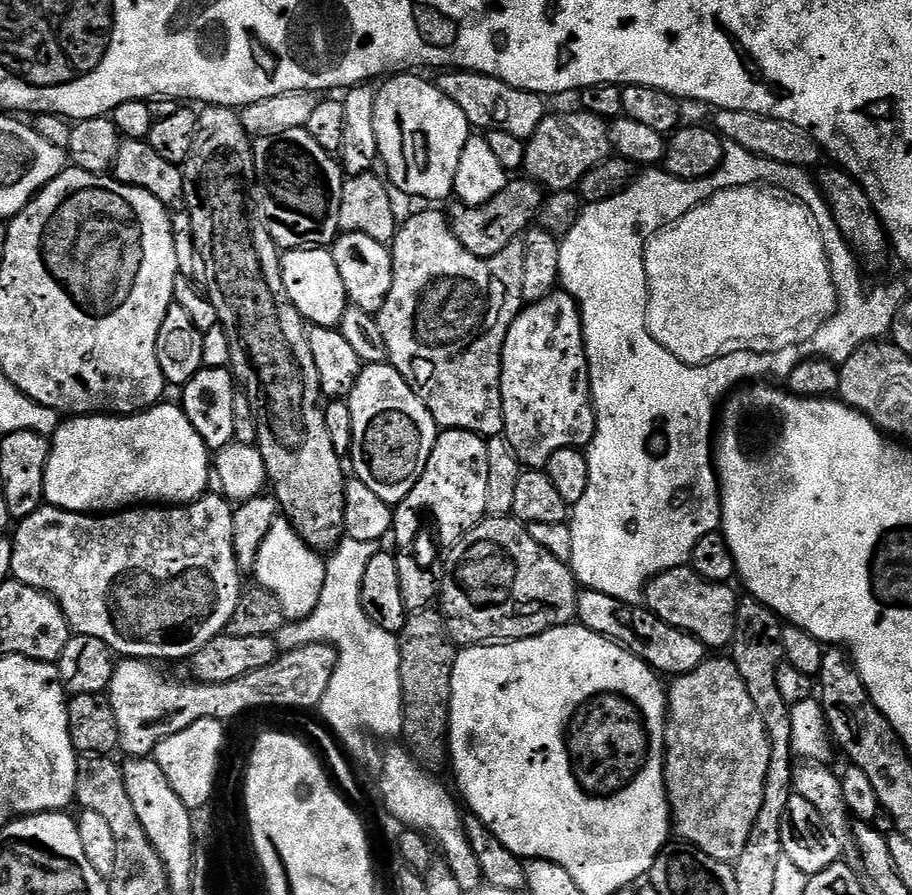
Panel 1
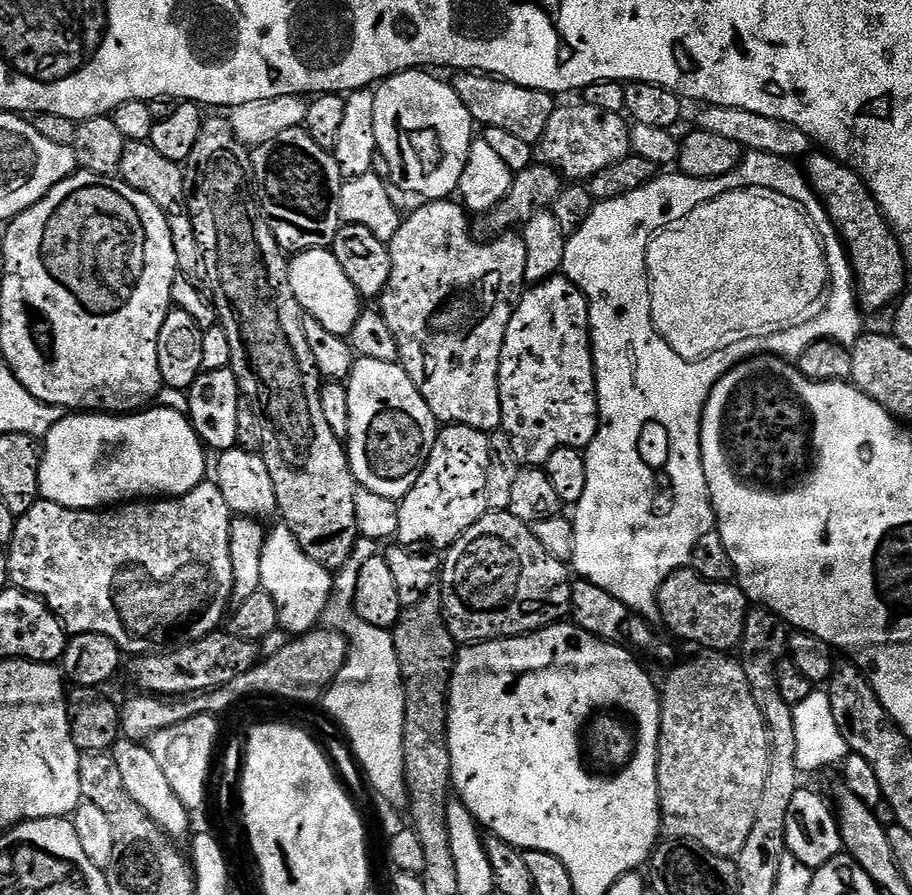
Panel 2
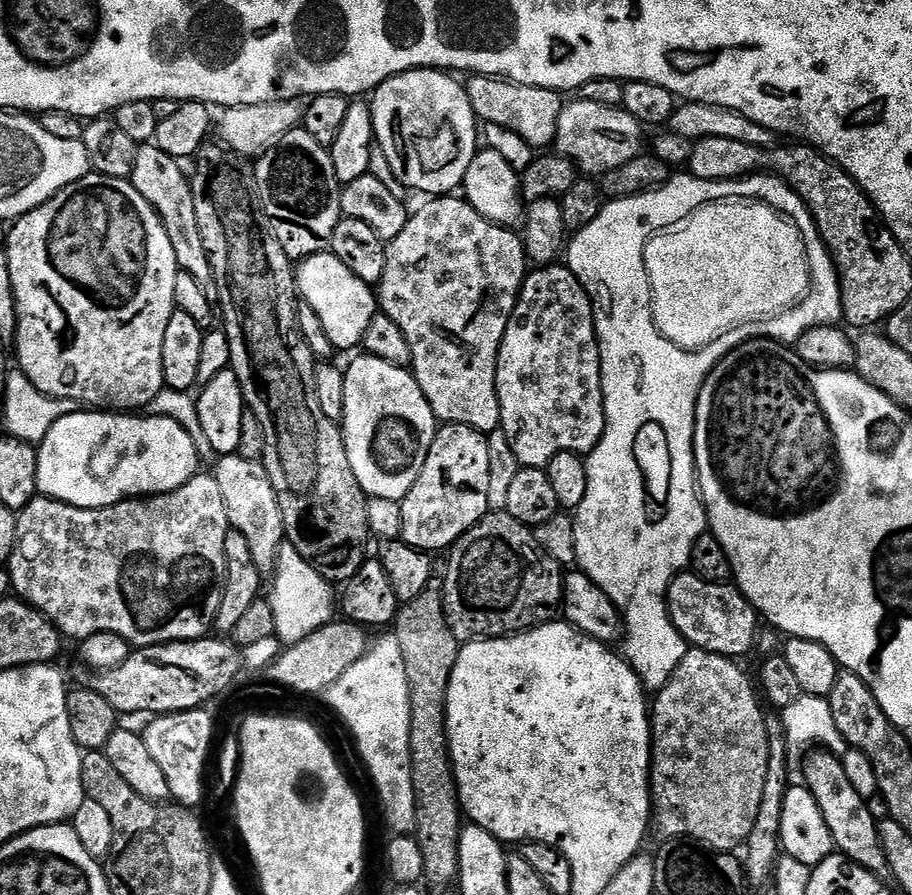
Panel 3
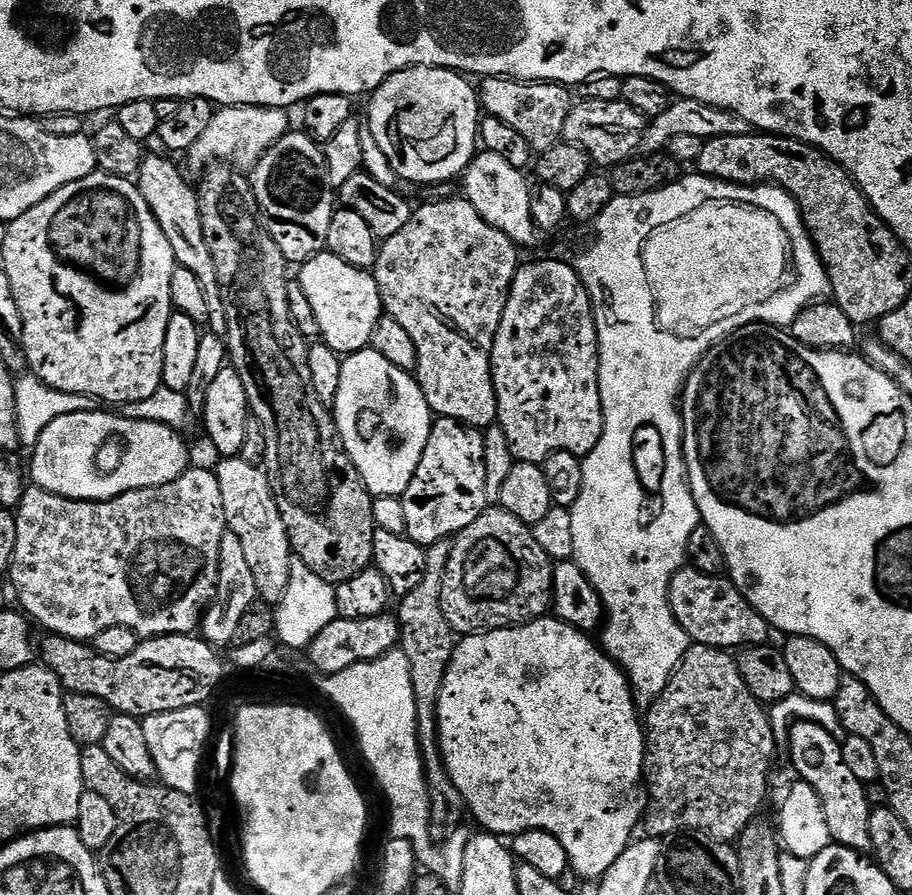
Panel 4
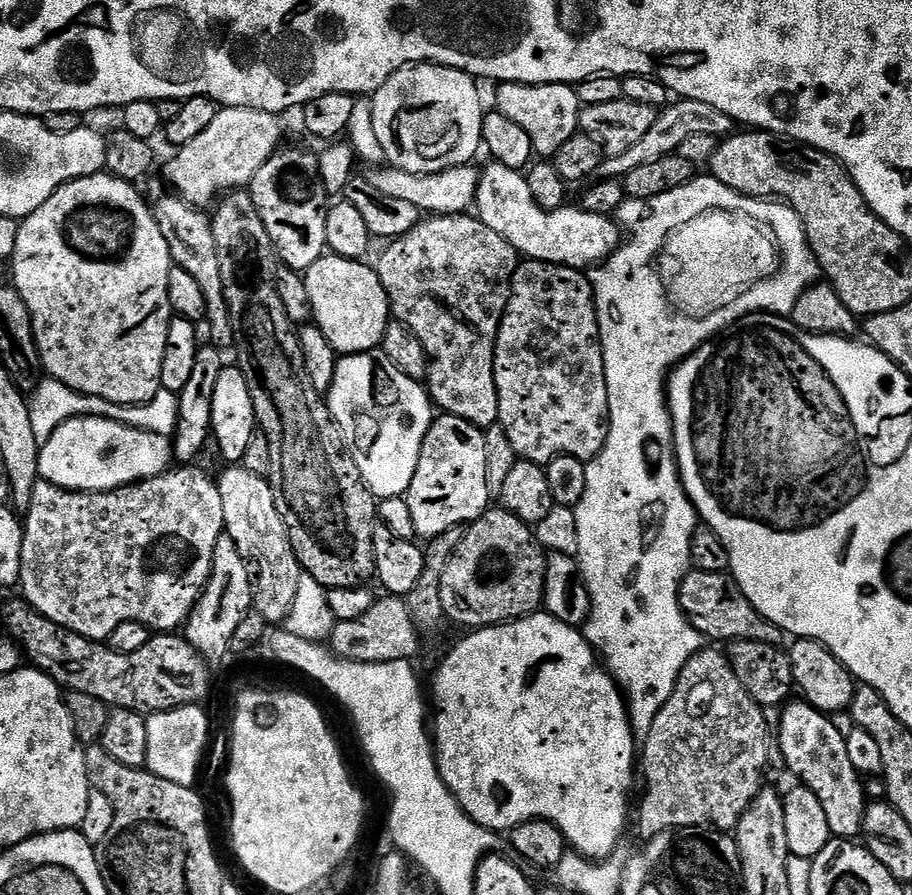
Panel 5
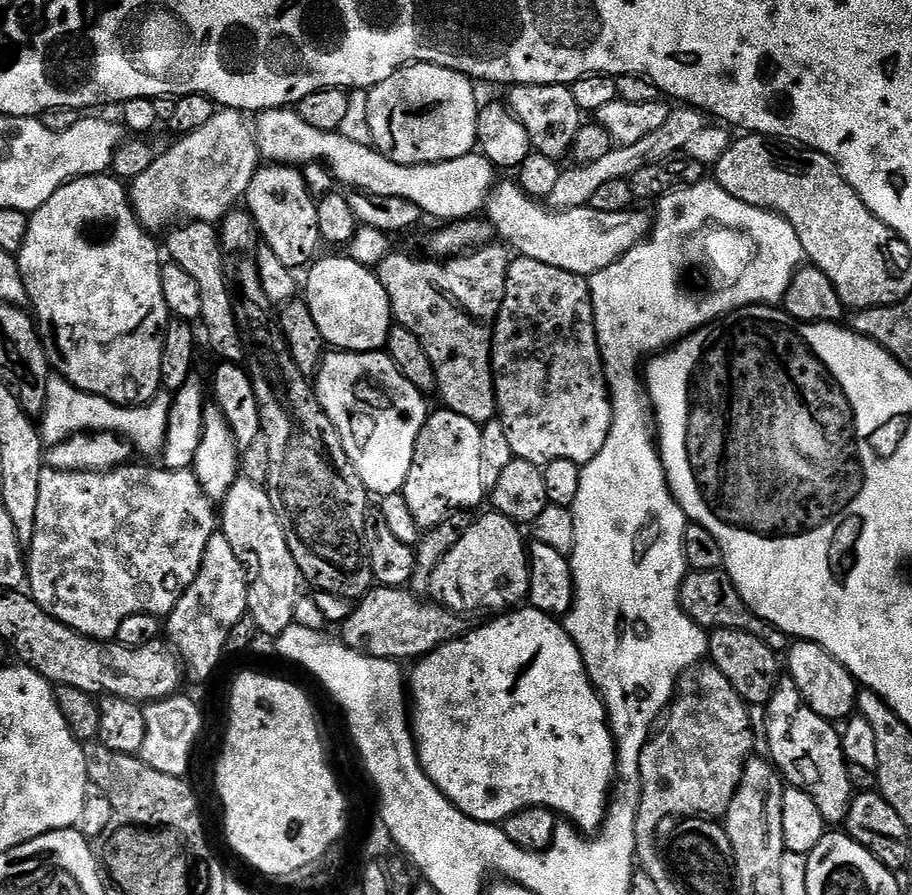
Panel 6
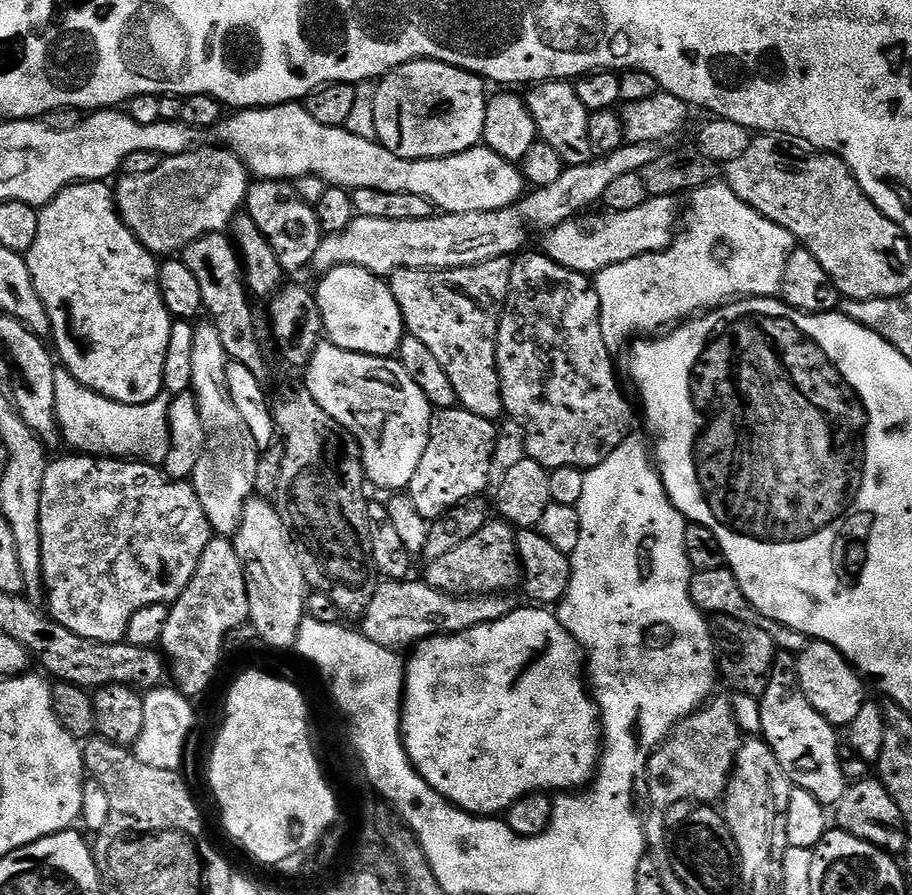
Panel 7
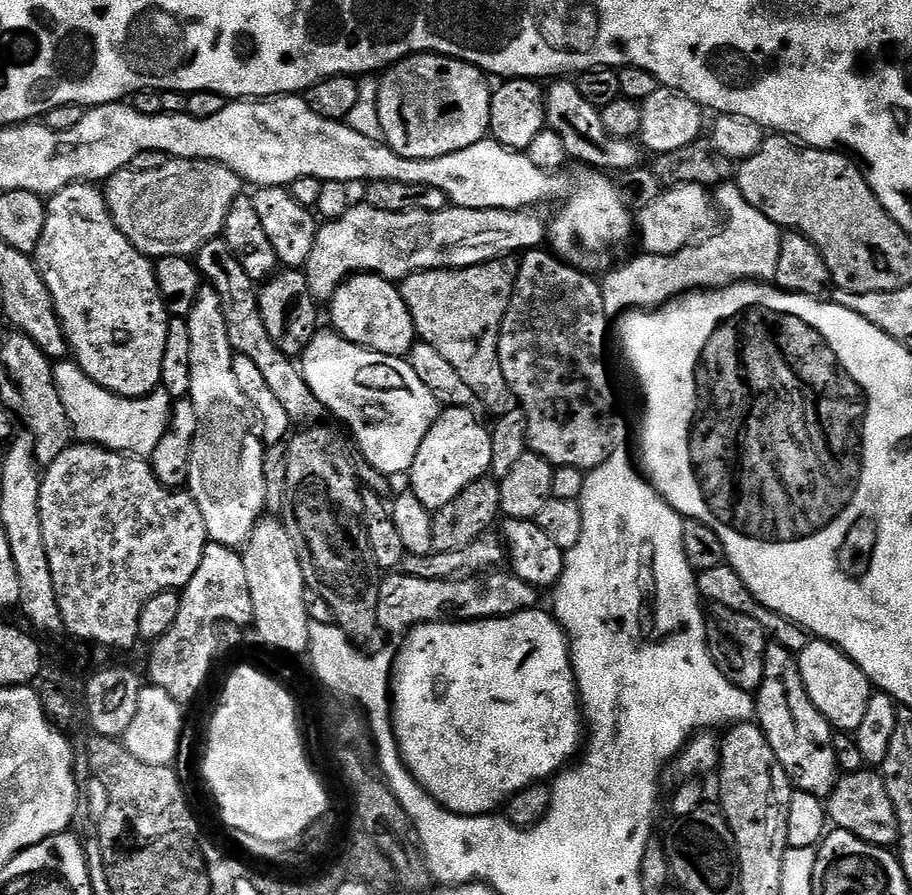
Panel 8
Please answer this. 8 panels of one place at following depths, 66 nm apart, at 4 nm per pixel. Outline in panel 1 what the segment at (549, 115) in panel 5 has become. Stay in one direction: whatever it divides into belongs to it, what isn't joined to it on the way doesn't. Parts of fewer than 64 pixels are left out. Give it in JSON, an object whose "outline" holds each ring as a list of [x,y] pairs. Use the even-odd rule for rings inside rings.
{"outline":[[[448,70],[438,80],[438,86],[450,102],[454,102],[466,114],[469,125],[476,130],[506,130],[506,134],[514,134],[527,141],[538,130],[543,122],[546,109],[545,97],[539,92],[527,92],[521,88],[502,82],[497,76],[484,76],[481,72],[467,70]]]}

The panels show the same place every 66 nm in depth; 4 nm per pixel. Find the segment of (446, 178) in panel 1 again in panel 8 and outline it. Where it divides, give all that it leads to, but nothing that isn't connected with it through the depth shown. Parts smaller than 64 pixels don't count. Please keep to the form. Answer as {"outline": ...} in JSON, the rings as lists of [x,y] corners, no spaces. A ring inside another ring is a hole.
{"outline":[[[422,52],[396,61],[383,73],[379,81],[380,93],[377,104],[378,118],[381,119],[381,128],[384,131],[383,139],[399,156],[405,156],[411,160],[442,158],[466,146],[474,146],[489,135],[488,123],[493,89],[488,88],[487,82],[489,83],[485,73],[473,64],[467,64],[465,60],[455,60],[449,56]]]}

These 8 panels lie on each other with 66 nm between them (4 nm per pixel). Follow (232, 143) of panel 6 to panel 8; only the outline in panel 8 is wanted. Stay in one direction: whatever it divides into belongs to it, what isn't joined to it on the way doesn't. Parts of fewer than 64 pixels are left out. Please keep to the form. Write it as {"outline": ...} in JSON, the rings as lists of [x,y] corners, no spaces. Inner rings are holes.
{"outline":[[[169,158],[166,166],[156,170],[136,172],[131,166],[115,172],[103,185],[104,200],[108,203],[108,212],[114,218],[118,230],[143,256],[159,258],[161,256],[195,257],[198,249],[211,240],[217,239],[224,231],[226,214],[234,198],[242,195],[242,181],[226,166],[213,160],[177,160]]]}

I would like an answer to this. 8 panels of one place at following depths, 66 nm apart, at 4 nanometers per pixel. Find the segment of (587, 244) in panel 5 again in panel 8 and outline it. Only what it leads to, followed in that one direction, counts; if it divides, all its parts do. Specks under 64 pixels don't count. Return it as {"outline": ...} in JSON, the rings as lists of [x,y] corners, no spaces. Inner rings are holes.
{"outline":[[[677,184],[661,191],[650,206],[635,213],[634,224],[638,229],[638,240],[644,243],[643,251],[650,256],[673,256],[688,245],[697,243],[705,234],[717,227],[718,209],[714,196],[703,184]]]}

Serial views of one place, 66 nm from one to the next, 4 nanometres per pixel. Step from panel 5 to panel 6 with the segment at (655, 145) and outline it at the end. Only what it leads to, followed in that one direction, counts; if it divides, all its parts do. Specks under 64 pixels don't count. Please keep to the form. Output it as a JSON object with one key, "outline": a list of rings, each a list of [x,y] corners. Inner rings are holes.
{"outline":[[[677,107],[672,111],[665,125],[654,130],[654,134],[646,134],[646,138],[634,142],[634,146],[613,146],[610,154],[598,158],[598,162],[571,166],[572,168],[565,167],[558,178],[558,186],[554,186],[554,194],[546,198],[547,203],[557,212],[589,207],[594,194],[606,182],[629,179],[634,174],[638,174],[638,170],[642,170],[646,166],[662,164],[673,159],[677,153],[684,149],[686,142],[692,141],[692,138],[697,136],[708,123],[710,123],[709,117],[699,108]]]}

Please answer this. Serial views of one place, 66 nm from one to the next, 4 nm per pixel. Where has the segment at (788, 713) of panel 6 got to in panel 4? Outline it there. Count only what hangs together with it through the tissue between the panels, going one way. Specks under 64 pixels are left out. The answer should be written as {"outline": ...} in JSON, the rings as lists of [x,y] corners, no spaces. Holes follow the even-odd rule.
{"outline":[[[804,720],[792,728],[792,764],[800,775],[797,777],[818,794],[822,810],[826,810],[826,826],[830,826],[832,843],[868,854],[872,852],[870,814],[873,805],[868,804],[869,789],[846,767],[843,749],[839,739],[835,740],[822,725],[812,720]]]}

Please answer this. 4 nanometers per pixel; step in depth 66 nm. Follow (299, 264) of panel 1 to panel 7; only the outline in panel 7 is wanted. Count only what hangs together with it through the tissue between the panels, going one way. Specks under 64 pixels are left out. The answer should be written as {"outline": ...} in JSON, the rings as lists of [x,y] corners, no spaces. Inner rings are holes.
{"outline":[[[351,264],[350,266],[338,266],[334,270],[323,273],[319,277],[320,285],[315,285],[314,295],[316,305],[320,311],[320,317],[324,323],[324,336],[334,346],[342,350],[350,350],[367,356],[395,357],[400,351],[400,343],[404,340],[406,329],[404,319],[400,313],[398,302],[394,298],[392,289],[387,279],[381,278]]]}

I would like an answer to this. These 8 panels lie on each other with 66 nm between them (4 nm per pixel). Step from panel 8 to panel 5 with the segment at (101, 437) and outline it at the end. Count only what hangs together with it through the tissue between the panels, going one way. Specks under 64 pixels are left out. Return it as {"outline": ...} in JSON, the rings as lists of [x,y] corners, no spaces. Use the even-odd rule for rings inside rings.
{"outline":[[[51,378],[41,379],[35,388],[36,393],[30,396],[30,426],[34,428],[34,438],[41,445],[48,441],[54,430],[58,430],[58,426],[62,426],[62,422],[73,420],[76,416],[101,416],[107,420],[122,422],[126,426],[134,426],[166,437],[171,437],[175,433],[176,423],[180,417],[179,395],[162,387],[157,390],[156,396],[145,404],[106,402],[97,396],[75,392],[70,386]]]}

